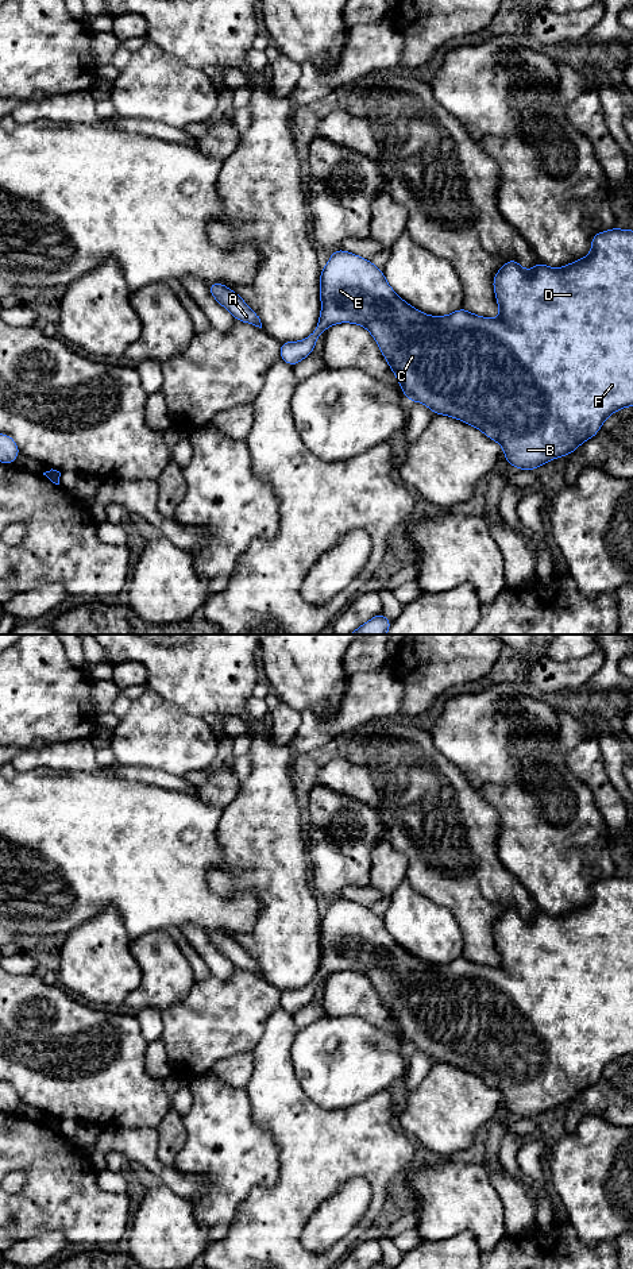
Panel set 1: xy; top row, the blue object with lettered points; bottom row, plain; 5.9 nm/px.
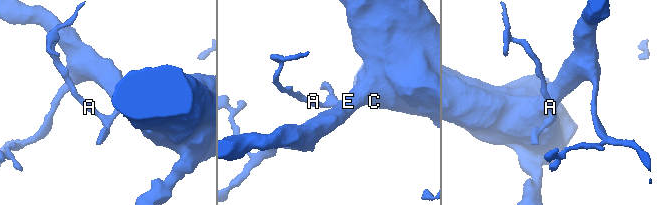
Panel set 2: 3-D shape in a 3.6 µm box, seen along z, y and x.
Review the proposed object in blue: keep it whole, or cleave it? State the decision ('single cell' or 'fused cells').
single cell

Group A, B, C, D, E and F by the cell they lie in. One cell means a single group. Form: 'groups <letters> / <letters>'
groups A B C D E F

